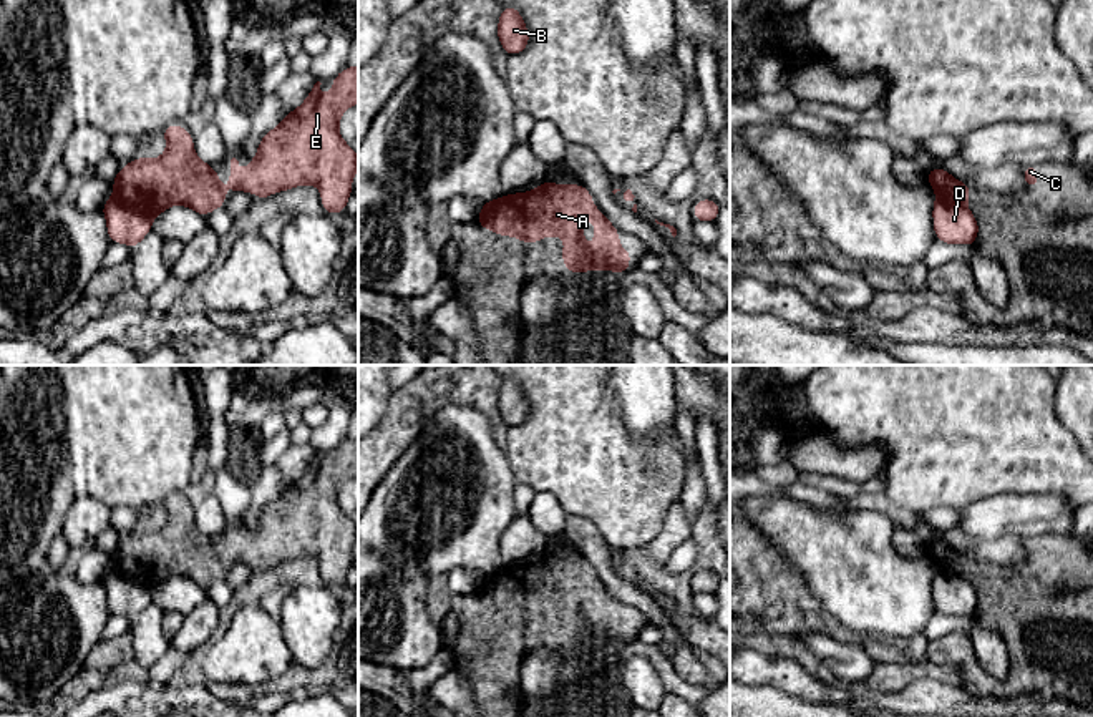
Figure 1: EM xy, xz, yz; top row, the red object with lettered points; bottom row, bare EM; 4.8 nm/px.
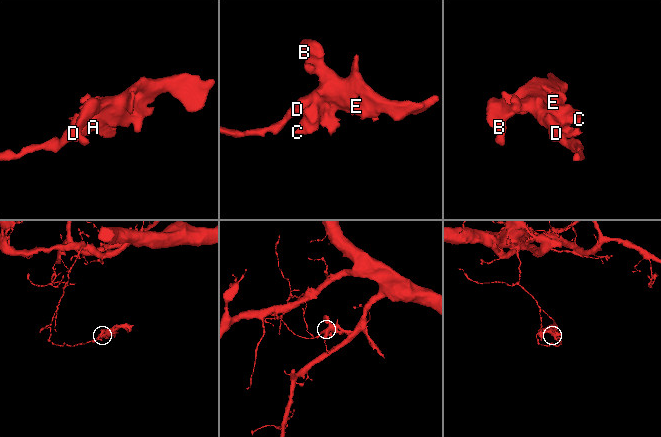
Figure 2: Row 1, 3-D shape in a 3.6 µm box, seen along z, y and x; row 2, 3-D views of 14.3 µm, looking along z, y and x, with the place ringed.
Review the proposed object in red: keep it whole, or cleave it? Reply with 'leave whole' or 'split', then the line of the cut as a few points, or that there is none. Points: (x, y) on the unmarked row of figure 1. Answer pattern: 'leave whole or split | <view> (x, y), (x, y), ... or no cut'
split | xy (115, 566), (150, 590)

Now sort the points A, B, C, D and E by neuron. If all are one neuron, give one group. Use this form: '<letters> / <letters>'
A B C E / D

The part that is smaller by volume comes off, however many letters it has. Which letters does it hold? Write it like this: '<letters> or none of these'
A, B, C, E

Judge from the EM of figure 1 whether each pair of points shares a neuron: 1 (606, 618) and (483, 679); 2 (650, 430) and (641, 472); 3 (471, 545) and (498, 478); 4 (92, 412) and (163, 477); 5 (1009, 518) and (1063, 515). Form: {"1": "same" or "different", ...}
{"1": "same", "2": "different", "3": "same", "4": "same", "5": "same"}

